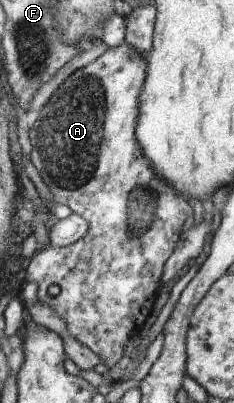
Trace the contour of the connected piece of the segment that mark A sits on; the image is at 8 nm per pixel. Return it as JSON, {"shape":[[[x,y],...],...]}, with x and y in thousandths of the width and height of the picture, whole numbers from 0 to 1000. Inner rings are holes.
{"shape":[[[534,104],[509,117],[462,119],[449,132],[406,156],[385,156],[372,166],[321,176],[286,201],[218,241],[209,256],[175,273],[167,285],[184,295],[145,300],[141,320],[124,330],[124,355],[137,362],[124,397],[137,409],[171,427],[171,434],[192,444],[209,474],[226,479],[226,494],[239,504],[291,511],[312,531],[346,533],[355,543],[380,548],[380,578],[342,593],[329,603],[286,613],[235,613],[214,608],[201,618],[145,630],[128,640],[111,670],[111,695],[132,702],[162,702],[167,717],[158,742],[184,757],[209,757],[235,777],[261,787],[286,806],[291,824],[325,841],[342,844],[355,856],[368,856],[397,876],[423,881],[440,893],[444,908],[470,908],[517,886],[526,886],[526,866],[551,841],[581,826],[594,826],[603,811],[620,806],[620,797],[637,792],[637,782],[654,777],[654,757],[662,757],[662,739],[684,720],[684,702],[709,665],[714,648],[726,645],[731,633],[756,615],[782,578],[782,558],[799,548],[799,536],[812,529],[808,499],[774,484],[756,484],[714,449],[679,444],[645,414],[645,404],[628,400],[628,390],[611,385],[611,370],[585,350],[585,313],[594,310],[594,241],[611,231],[620,201],[628,201],[628,174],[637,171],[637,141],[603,136],[585,122],[568,122],[551,107]],[[218,707],[256,710],[256,725],[239,734],[218,734],[201,727],[201,717]]]}

